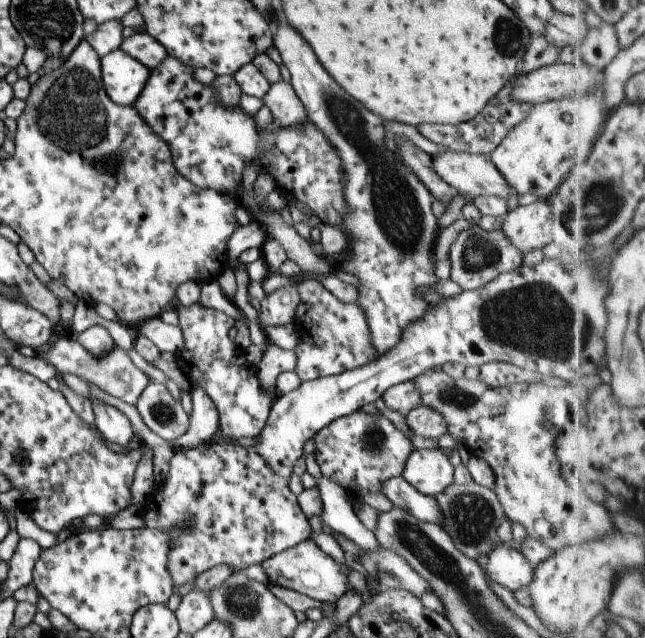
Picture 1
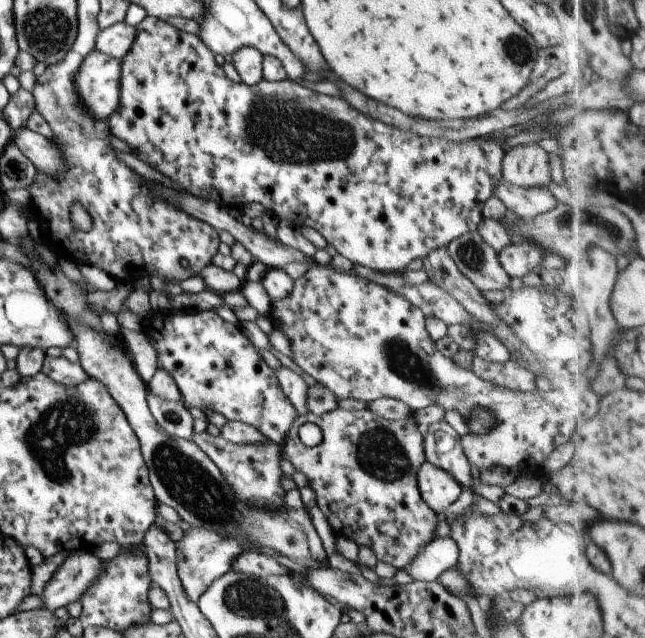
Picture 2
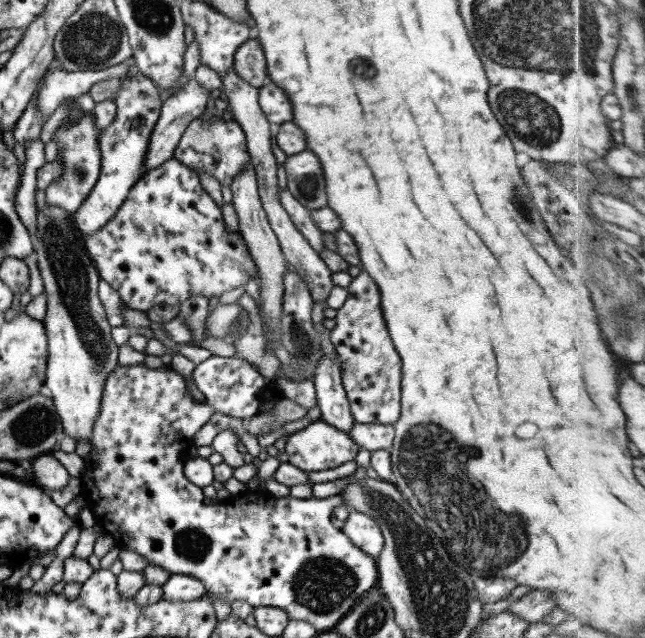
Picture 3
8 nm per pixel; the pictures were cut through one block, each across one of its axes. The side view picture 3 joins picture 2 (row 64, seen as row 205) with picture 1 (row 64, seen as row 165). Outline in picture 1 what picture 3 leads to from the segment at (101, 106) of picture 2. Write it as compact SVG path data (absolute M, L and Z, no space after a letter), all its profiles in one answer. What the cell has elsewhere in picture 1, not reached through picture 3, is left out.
M118 48L101 58L101 75L110 100L129 107L144 90L150 69Z

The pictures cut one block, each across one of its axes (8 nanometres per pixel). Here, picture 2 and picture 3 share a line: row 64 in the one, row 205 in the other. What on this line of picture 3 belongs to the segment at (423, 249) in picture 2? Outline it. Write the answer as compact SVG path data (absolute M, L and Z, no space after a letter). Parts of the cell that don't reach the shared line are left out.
M169 158L164 164L158 166L158 168L153 168L151 171L148 171L146 175L140 177L136 181L136 184L133 184L132 190L130 190L130 194L128 194L126 200L124 200L124 204L122 204L120 210L118 210L100 230L87 236L85 245L87 246L87 251L91 259L96 265L99 278L102 281L106 281L118 292L120 298L126 303L126 306L139 311L146 312L153 306L156 306L156 304L181 304L181 302L184 302L187 298L192 298L192 296L206 296L208 299L214 298L214 296L221 296L221 294L233 288L245 287L250 280L258 280L256 263L250 254L243 236L239 235L238 232L233 233L226 229L224 219L222 219L221 208L218 207L218 204L206 193L202 185L200 185L199 174L174 158Z

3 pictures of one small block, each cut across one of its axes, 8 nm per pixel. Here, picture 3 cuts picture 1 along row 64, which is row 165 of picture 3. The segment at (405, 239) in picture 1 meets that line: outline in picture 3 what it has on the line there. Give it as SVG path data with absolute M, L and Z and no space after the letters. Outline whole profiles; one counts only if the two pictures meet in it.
M308 149L286 157L287 189L305 207L316 210L327 205L324 171L318 156Z

